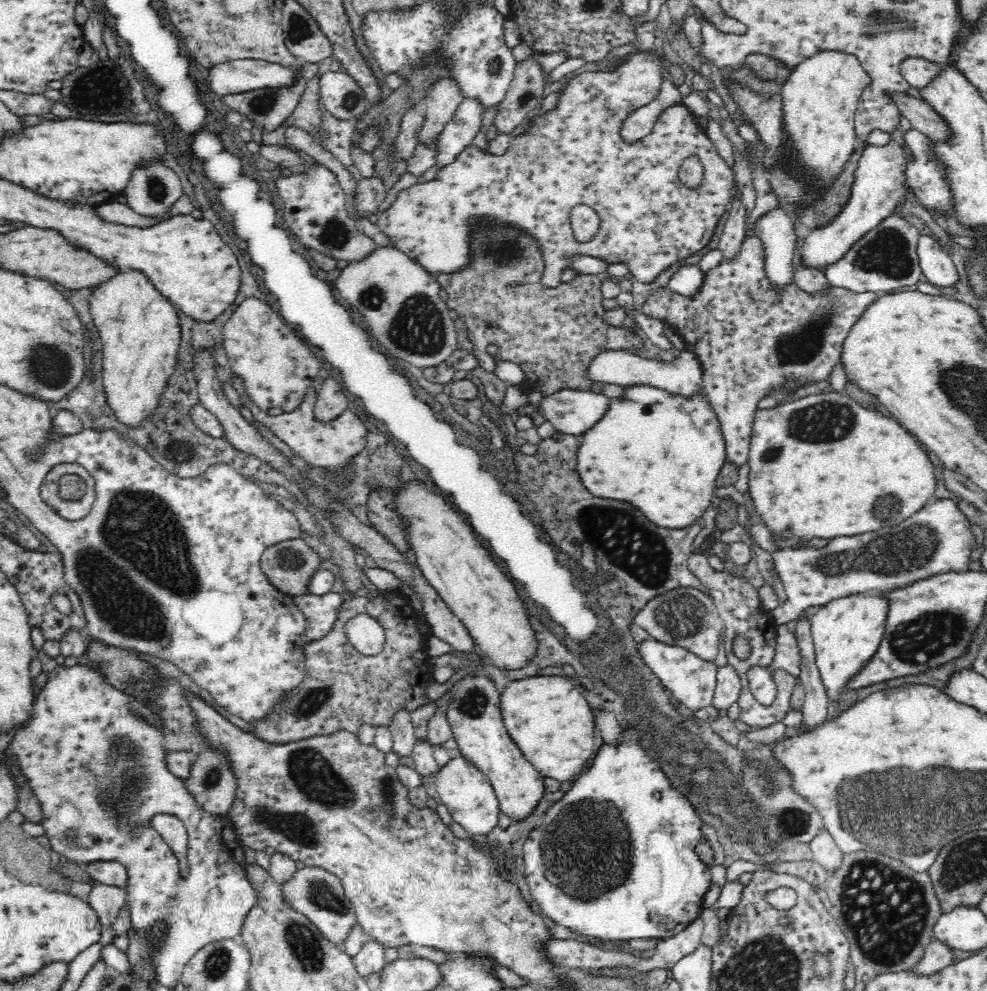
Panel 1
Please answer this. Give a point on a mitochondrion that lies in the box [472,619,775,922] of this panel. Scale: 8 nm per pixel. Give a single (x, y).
(589, 844)

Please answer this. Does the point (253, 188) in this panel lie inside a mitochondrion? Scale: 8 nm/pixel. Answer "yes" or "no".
no

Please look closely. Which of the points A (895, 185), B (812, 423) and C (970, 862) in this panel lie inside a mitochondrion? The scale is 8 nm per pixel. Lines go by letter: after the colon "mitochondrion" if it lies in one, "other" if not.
A: other
B: mitochondrion
C: mitochondrion

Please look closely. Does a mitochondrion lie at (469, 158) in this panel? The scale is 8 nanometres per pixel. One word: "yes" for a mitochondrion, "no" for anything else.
no

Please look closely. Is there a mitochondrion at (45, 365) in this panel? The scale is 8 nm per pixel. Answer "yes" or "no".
yes

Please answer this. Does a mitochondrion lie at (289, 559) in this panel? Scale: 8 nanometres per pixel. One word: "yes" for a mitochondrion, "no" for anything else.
yes

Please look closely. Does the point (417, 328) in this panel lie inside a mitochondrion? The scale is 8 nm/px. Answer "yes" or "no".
yes

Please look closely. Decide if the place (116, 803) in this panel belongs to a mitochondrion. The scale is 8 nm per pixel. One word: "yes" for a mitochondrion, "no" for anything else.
yes

